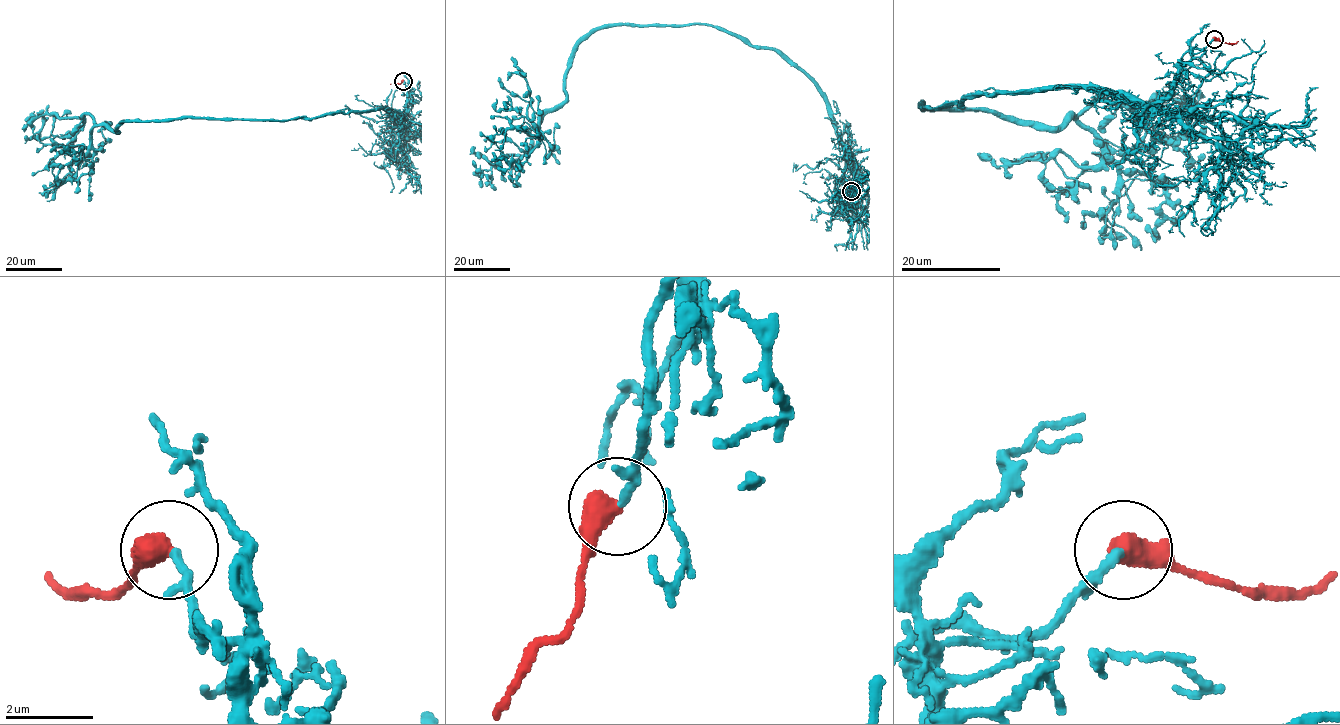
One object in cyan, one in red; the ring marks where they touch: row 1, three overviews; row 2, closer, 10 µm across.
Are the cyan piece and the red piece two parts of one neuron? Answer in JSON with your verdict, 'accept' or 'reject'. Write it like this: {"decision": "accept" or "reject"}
{"decision": "accept"}

